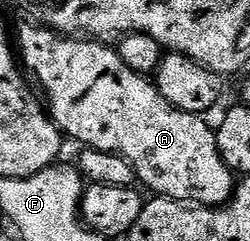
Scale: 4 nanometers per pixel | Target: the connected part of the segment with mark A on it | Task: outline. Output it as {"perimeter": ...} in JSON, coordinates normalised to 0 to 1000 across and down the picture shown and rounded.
{"perimeter":[[[112,91],[128,100],[96,100],[80,116],[80,183],[72,166],[72,232],[88,253],[92,278],[144,311],[152,344],[176,361],[176,382],[192,394],[184,411],[184,448],[200,469],[212,506],[240,531],[244,552],[260,568],[296,577],[336,614],[372,614],[376,622],[408,622],[412,631],[452,631],[476,647],[500,647],[528,676],[528,697],[544,710],[548,751],[608,793],[640,822],[680,830],[732,830],[764,838],[788,855],[876,855],[908,846],[924,834],[936,793],[936,718],[928,701],[904,689],[904,672],[888,656],[888,639],[872,622],[872,589],[864,585],[864,552],[852,519],[832,519],[812,477],[776,465],[736,465],[720,448],[700,448],[688,427],[656,402],[624,365],[620,344],[596,320],[560,315],[536,290],[520,290],[520,274],[504,274],[504,257],[488,257],[476,212],[460,195],[436,191],[428,178],[404,174],[380,158],[260,158],[244,137],[188,112],[164,108],[144,91]]]}

